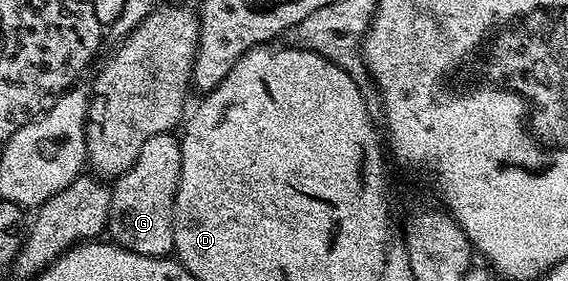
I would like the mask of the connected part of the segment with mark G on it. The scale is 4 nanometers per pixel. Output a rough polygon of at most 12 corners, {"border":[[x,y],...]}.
{"border":[[153,134],[114,181],[107,232],[170,257],[178,135]]}

